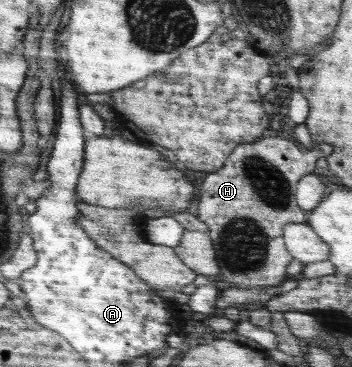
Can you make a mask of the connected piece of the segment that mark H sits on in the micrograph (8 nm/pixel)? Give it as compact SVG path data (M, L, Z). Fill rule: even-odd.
M263 137L237 146L224 161L222 168L208 173L198 190L196 216L209 228L219 274L237 287L254 288L279 285L286 278L286 267L293 260L283 237L287 224L304 224L307 212L298 205L295 197L298 181L302 176L317 172L316 160L324 156L322 150L304 150L297 142L282 137Z

